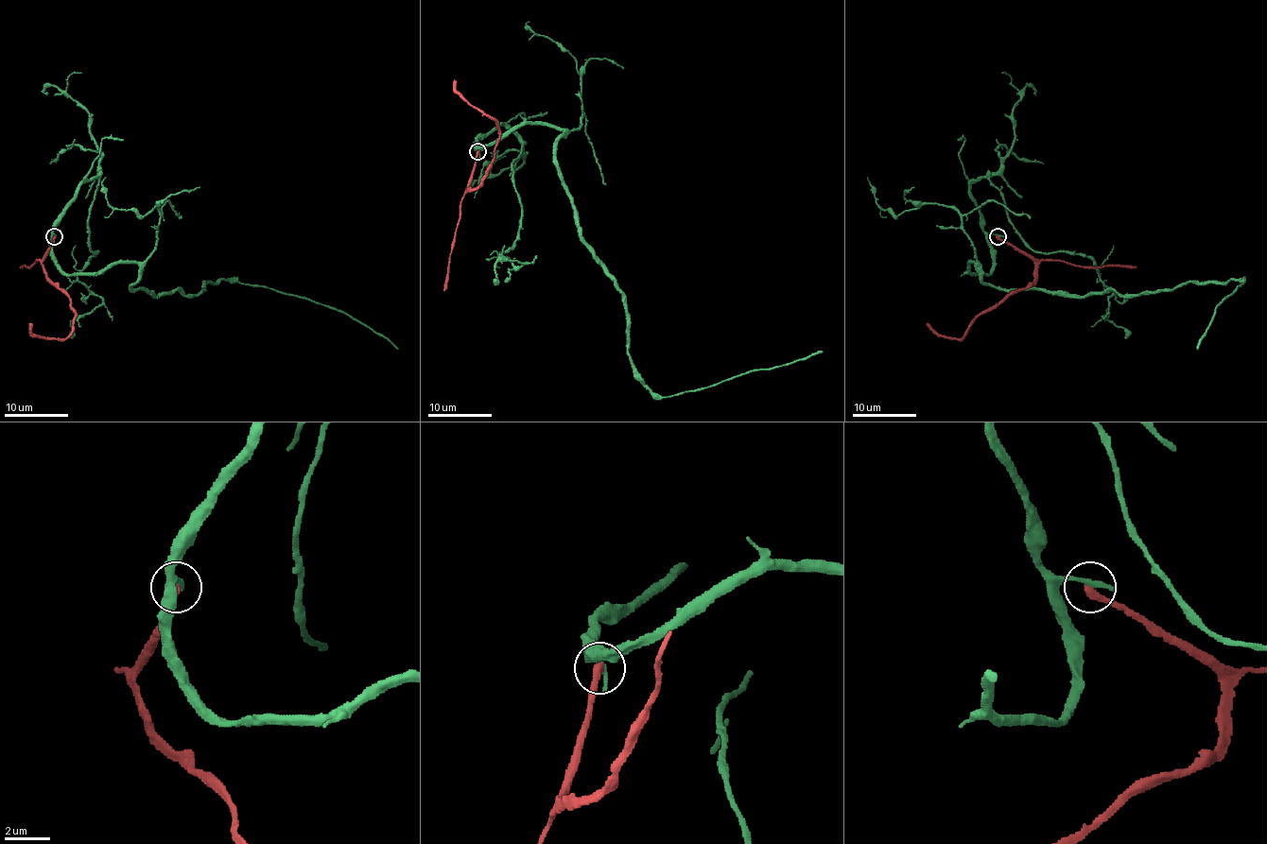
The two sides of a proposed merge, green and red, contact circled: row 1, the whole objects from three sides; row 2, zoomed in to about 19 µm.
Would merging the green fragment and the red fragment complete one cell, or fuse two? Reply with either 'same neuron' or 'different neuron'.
different neuron

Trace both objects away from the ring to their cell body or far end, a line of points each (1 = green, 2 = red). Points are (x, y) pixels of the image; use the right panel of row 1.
1: (997, 235), (988, 237), (993, 269), (972, 274), (969, 264), (1015, 290), (1121, 295), (1240, 280), (1197, 350)
2: (997, 237), (1024, 251), (1033, 261), (1034, 280), (985, 309), (961, 338), (944, 338), (926, 323)

